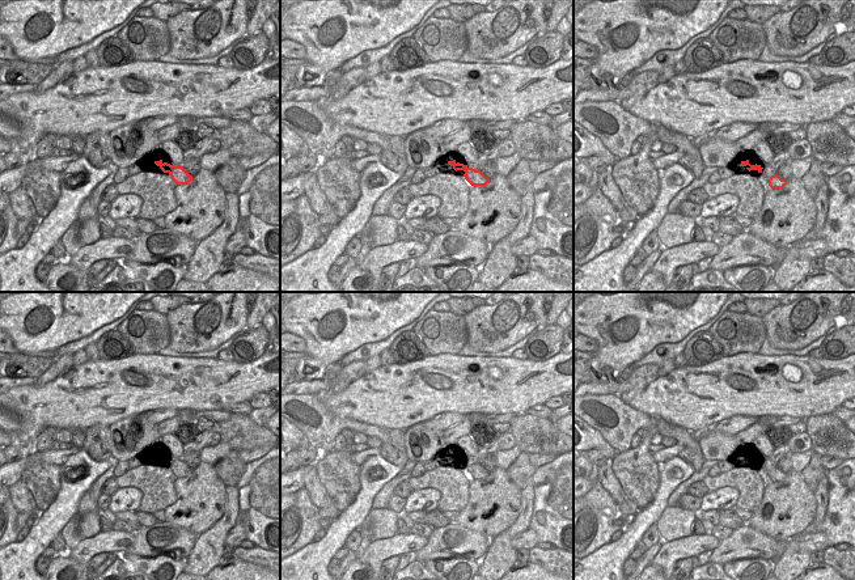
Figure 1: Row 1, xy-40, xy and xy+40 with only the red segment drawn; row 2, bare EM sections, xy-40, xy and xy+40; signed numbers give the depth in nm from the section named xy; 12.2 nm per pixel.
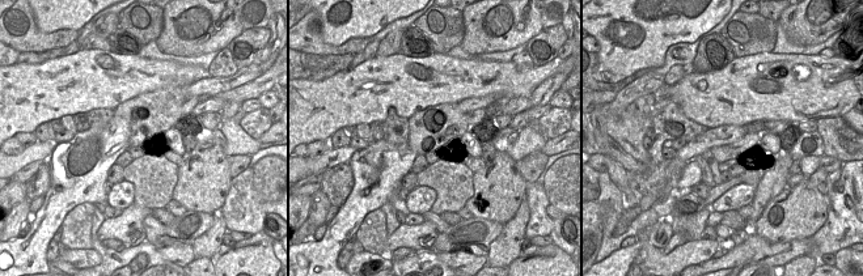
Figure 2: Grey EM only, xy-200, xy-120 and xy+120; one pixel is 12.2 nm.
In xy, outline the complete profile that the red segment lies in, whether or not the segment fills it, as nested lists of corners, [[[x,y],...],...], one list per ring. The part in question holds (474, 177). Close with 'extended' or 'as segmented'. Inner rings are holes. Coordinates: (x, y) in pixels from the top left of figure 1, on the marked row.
[[[456,160],[448,161],[448,164],[457,172],[457,170],[464,170],[465,172],[465,179],[471,185],[471,186],[486,186],[490,179],[481,172],[475,170],[473,168],[469,168],[467,165],[460,164]]] | as segmented

